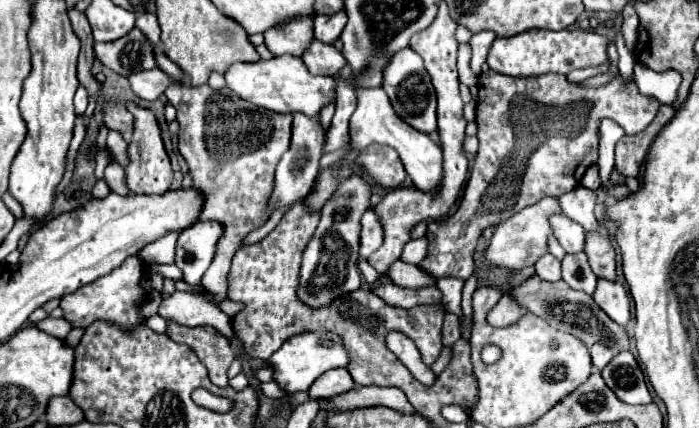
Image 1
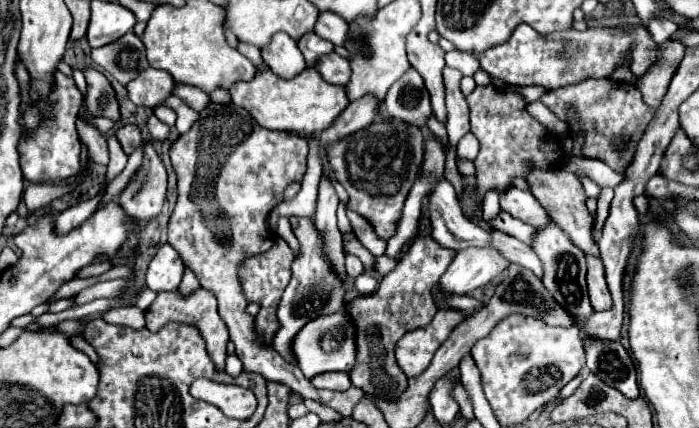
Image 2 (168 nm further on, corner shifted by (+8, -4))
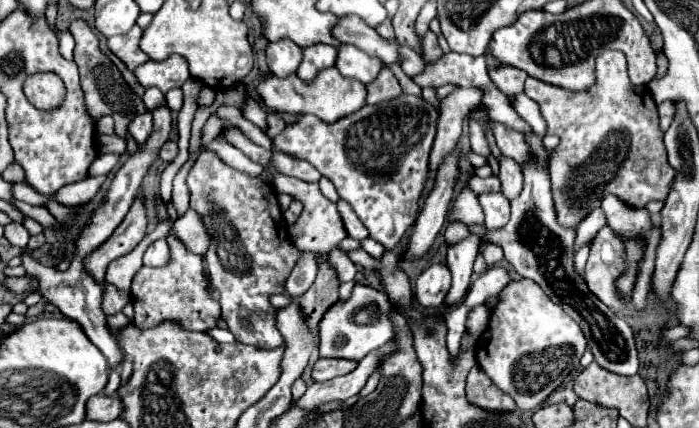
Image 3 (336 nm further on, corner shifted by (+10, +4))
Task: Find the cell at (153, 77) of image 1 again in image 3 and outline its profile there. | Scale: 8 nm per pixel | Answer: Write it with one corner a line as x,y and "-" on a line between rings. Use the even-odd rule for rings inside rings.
171,55
165,61
147,61
135,69
135,77
143,87
159,87
167,93
173,87
181,87
191,75
185,57

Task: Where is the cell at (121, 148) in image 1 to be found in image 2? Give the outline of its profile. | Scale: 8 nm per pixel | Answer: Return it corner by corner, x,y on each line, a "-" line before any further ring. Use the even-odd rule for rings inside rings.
99,193
97,197
85,201
85,203
79,203
79,205
73,205
69,209
65,209
63,213
59,213
57,217
57,233
69,233
73,227
77,227
81,221
85,221
101,203
103,199
103,193

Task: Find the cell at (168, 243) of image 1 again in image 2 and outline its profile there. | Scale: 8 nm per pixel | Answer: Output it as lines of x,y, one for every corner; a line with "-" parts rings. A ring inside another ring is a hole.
105,261
105,263
93,263
93,265
83,267
83,269
77,273
77,277
99,277
101,273
107,273
111,267
113,267
111,261

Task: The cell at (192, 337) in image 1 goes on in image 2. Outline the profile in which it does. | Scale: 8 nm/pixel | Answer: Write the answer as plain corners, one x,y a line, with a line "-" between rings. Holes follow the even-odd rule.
199,289
189,297
181,297
179,293
157,293
157,299
153,301
153,305
145,311
145,319
147,319
147,329
149,331
159,331
163,325
167,323
185,323
185,325
193,325
199,329
203,341
207,343
209,349
209,357
215,365
217,371
225,371
225,357
227,357
227,343
229,343
229,335
227,335
227,327
223,325
221,317
217,315
217,299
213,293

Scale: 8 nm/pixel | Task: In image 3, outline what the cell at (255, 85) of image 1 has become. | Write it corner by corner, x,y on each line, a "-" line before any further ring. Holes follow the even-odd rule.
335,67
325,69
325,73
317,75
317,81
313,81
311,85
305,85
303,81
299,81
297,75
289,75
289,77
269,77
265,83
261,83
257,87
263,103
267,109
271,111
279,111
279,113
291,113
291,115
317,115
319,119
333,123
341,117
347,117
355,111
359,111
365,105
365,97
367,97
367,87
365,83
351,79
351,77
343,77

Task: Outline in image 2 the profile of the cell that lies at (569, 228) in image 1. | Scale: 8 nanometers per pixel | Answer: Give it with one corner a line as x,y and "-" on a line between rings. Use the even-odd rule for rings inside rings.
517,187
509,189
507,193
501,195
501,209
511,213
513,217
533,225
535,229
545,229
551,223
543,205
531,193
521,191

